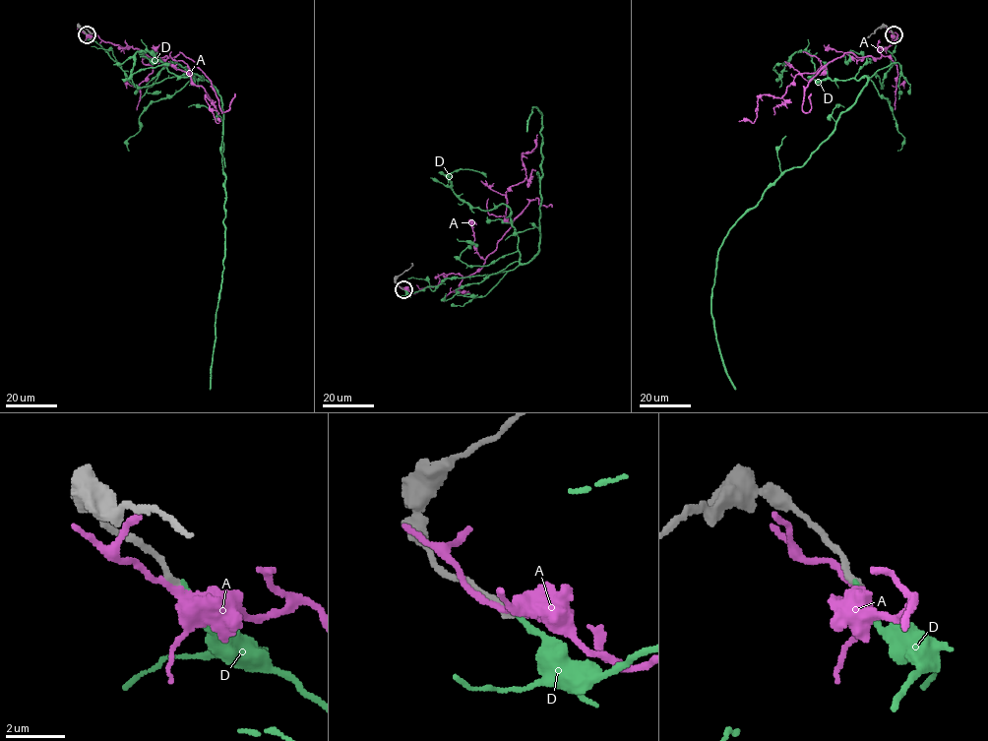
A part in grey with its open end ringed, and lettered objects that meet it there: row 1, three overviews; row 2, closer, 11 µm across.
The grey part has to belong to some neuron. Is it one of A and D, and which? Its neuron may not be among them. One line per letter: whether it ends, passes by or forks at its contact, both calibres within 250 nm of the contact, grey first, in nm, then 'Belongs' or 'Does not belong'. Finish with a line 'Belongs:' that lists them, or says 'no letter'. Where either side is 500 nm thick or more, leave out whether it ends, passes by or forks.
A: It passes by. Thickness 280 nm (grey) against 240 nm. Does not belong
D: It ends there. Thickness 280 nm (grey) against 170 nm. Does not belong
Belongs: no letter

